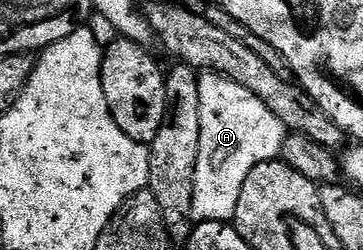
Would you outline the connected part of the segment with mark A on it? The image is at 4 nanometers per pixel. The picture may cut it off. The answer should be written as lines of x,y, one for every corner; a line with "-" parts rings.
202,73
198,82
200,91
201,139
198,150
197,170
194,178
194,198
191,218
194,223
221,221
228,223
234,219
241,188
251,170
261,162
278,159
289,133
284,123
259,98
230,82
221,75

